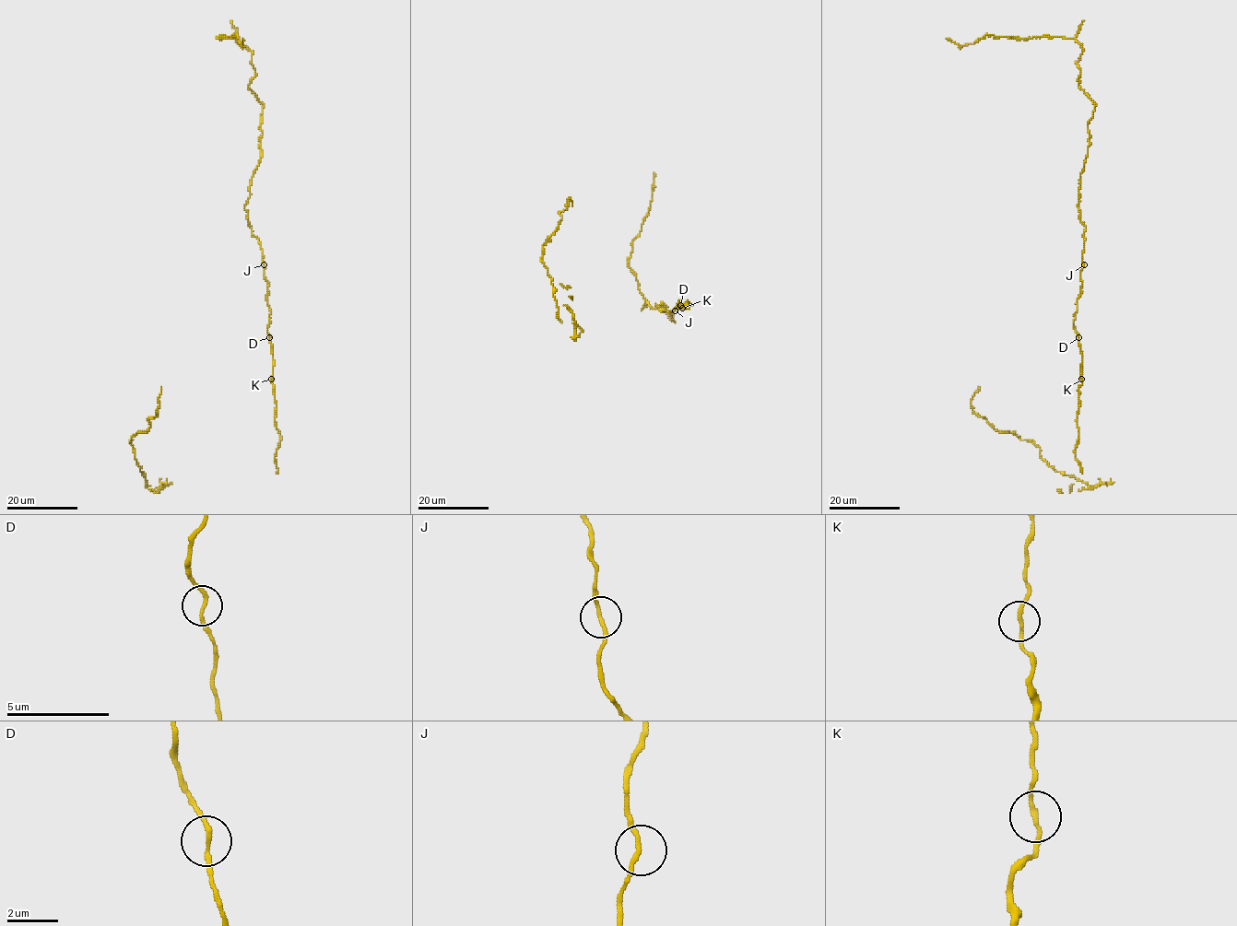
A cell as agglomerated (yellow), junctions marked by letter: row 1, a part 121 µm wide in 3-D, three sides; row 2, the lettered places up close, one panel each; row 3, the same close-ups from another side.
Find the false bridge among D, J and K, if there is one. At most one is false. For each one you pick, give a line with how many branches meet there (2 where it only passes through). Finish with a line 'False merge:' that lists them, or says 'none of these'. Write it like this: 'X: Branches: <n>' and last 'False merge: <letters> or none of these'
False merge: none of these

